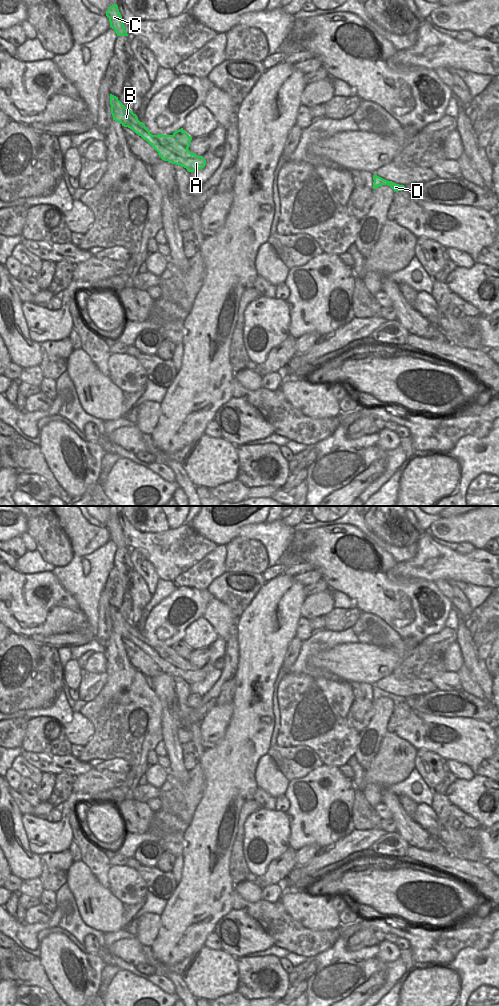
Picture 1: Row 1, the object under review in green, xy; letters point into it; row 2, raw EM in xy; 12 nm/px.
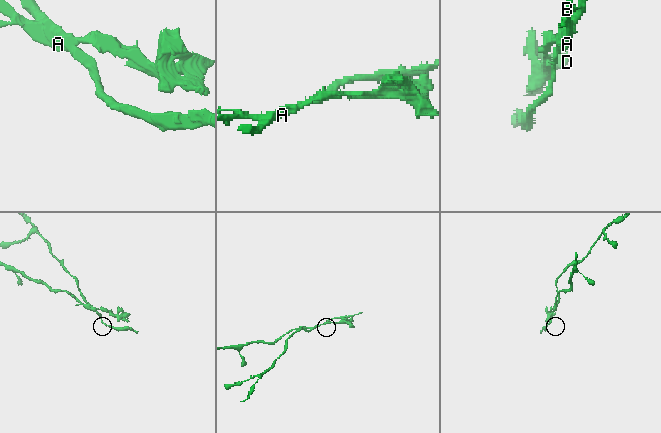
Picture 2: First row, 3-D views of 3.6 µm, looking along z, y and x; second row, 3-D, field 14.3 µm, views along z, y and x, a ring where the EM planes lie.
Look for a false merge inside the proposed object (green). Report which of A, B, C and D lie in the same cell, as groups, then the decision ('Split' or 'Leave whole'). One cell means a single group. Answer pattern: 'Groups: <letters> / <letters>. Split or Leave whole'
Groups: A B D / C. Split.

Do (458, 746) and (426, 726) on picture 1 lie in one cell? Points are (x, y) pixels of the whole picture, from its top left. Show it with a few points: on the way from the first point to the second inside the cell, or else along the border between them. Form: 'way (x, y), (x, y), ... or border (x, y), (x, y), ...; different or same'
way (452, 737), (439, 723), (435, 723); same

